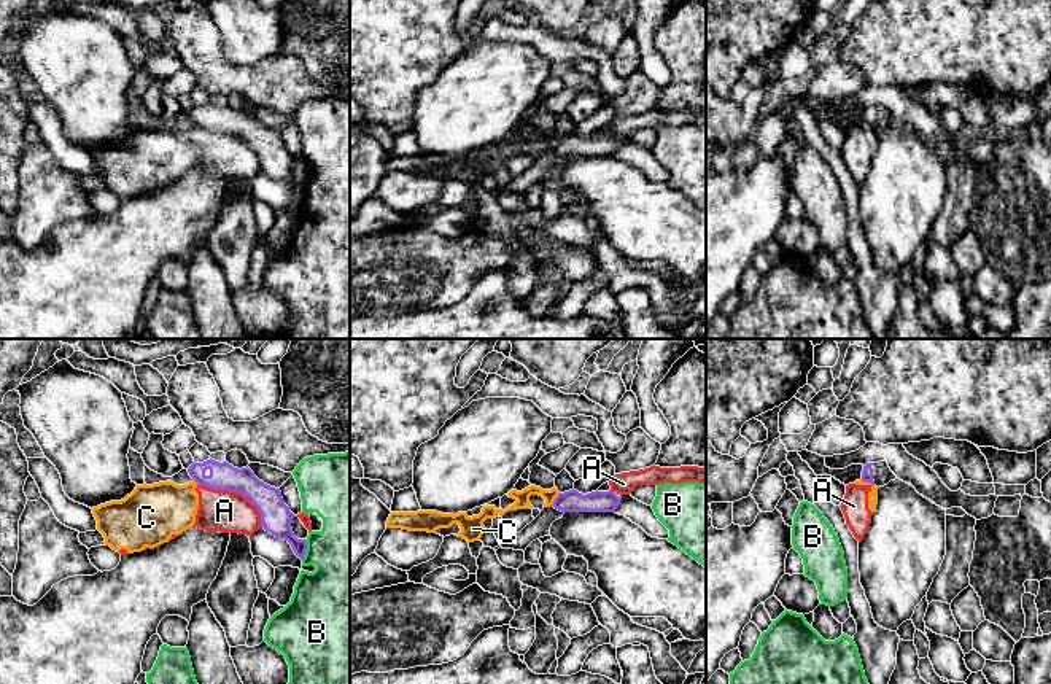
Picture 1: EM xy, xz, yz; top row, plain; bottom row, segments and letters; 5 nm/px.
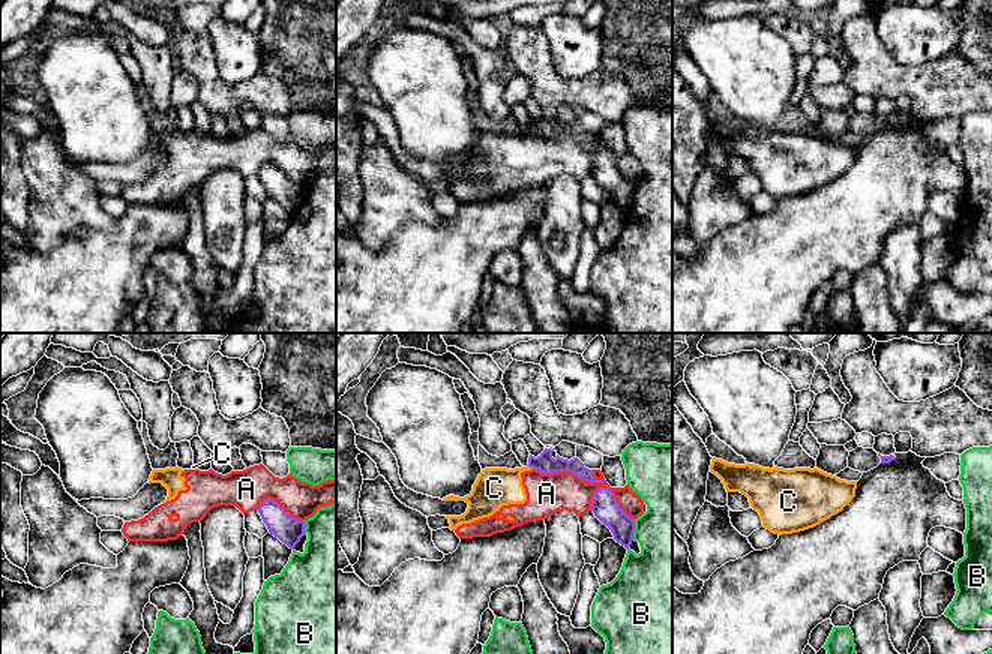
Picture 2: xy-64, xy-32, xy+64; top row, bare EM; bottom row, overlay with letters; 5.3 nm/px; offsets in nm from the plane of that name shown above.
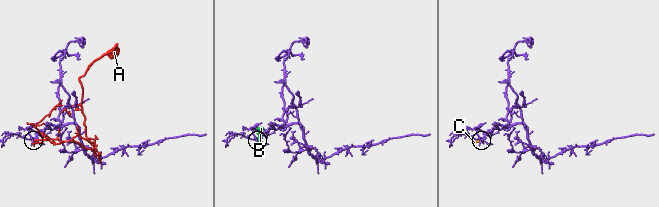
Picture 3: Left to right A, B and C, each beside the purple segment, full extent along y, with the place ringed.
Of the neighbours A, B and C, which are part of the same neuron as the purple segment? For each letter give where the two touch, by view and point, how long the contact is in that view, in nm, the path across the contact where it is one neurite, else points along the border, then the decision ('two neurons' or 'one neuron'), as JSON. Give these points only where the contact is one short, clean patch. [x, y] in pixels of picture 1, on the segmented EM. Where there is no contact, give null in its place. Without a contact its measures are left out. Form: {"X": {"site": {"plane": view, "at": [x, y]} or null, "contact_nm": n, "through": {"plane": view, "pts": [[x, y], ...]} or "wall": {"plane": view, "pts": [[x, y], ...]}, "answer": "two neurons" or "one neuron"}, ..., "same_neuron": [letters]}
{"A": {"site": {"plane": "xy", "at": [237, 492]}, "contact_nm": 380, "answer": "two neurons"}, "B": {"site": {"plane": "xy", "at": [306, 549]}, "contact_nm": 110, "answer": "two neurons"}, "C": {"site": {"plane": "yz", "at": [867, 481]}, "contact_nm": 80, "wall": {"plane": "yz", "pts": [[860, 479], [873, 485]]}, "answer": "two neurons"}, "same_neuron": []}

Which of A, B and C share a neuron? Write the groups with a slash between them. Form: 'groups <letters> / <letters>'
groups A C / B

